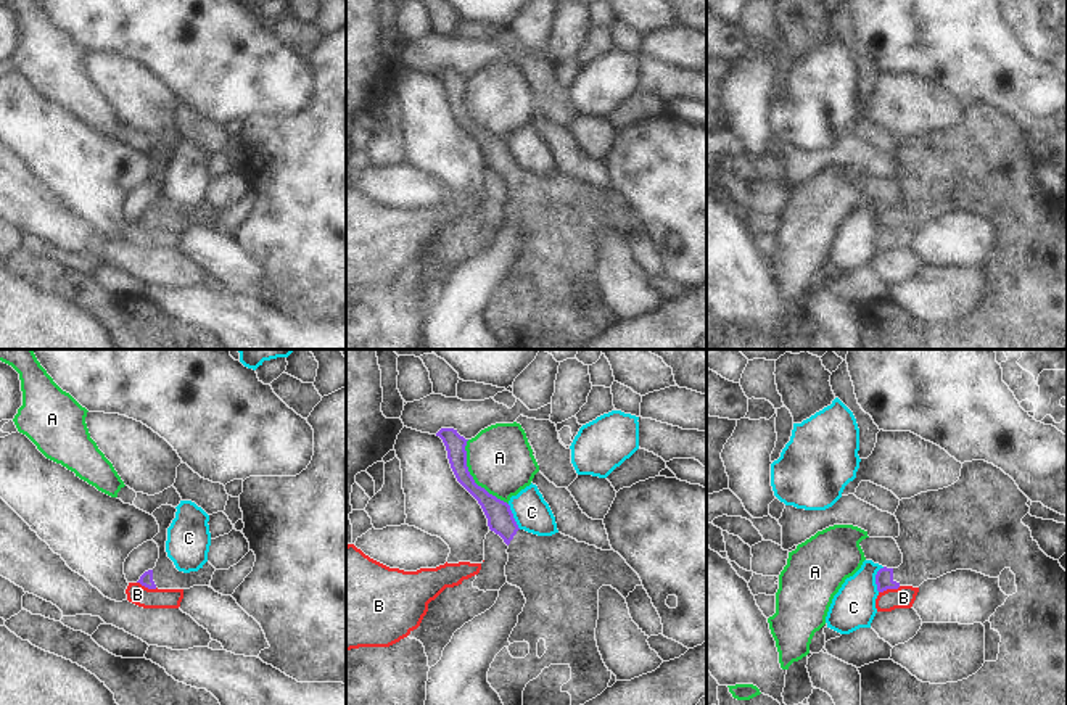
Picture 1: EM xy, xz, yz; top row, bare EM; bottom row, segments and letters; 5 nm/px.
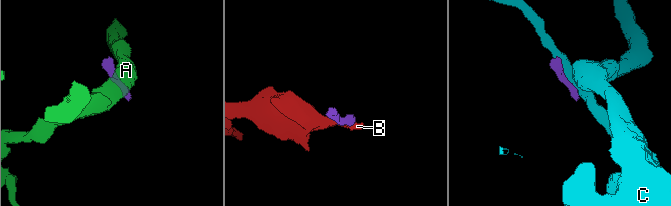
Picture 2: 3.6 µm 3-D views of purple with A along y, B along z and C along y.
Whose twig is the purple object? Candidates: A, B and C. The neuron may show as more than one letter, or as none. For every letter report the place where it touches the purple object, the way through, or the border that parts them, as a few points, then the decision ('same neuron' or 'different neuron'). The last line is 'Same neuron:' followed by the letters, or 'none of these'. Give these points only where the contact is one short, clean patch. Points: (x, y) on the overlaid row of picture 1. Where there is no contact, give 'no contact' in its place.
A: xz (472, 477) | along xz (467, 440), (465, 465), (469, 474), (478, 485), (507, 504) | different neuron
B: yz (889, 588) | along yz (900, 586), (879, 593) | different neuron
C: yz (876, 578) | different neuron
Same neuron: none of these

